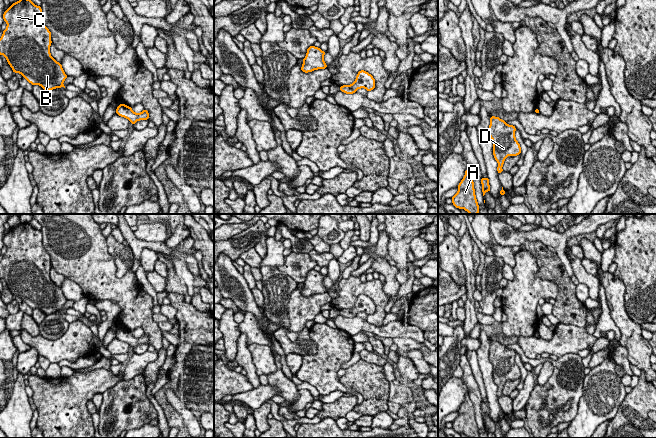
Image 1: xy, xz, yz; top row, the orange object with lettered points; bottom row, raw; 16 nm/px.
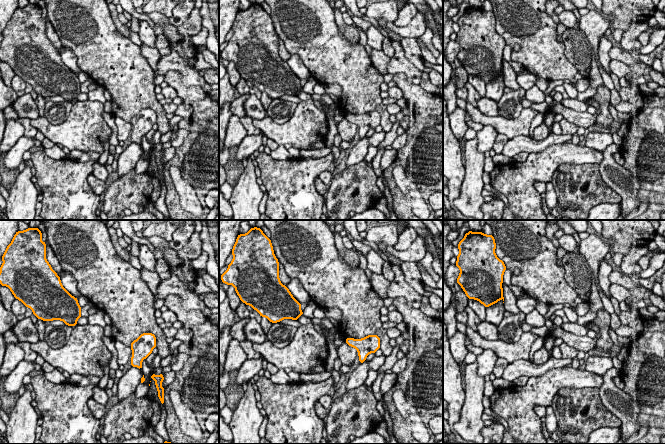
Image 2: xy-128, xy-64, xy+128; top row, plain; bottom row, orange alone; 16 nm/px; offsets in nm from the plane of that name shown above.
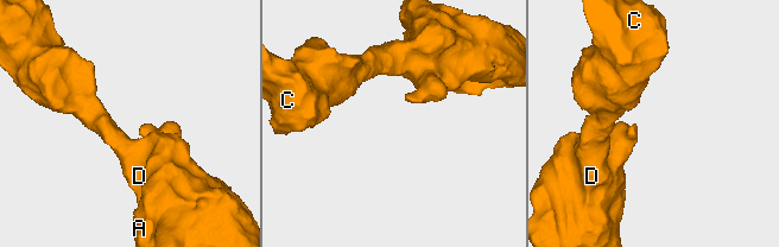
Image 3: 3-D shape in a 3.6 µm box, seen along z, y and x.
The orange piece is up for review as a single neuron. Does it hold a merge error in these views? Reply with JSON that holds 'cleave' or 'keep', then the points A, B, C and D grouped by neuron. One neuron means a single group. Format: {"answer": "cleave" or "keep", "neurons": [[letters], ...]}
{"answer": "keep", "neurons": [["A", "B", "C", "D"]]}

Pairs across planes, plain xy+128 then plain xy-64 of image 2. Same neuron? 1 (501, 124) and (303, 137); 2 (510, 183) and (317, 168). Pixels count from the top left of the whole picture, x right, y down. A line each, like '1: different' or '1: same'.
1: same
2: same

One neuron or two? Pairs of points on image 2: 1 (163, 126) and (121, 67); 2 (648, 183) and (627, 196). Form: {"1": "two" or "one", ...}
{"1": "one", "2": "two"}

